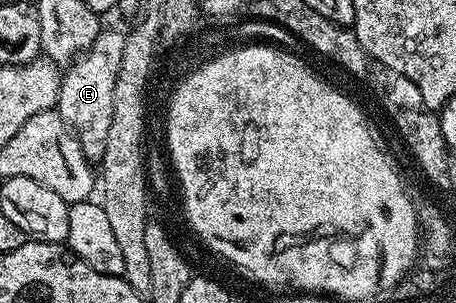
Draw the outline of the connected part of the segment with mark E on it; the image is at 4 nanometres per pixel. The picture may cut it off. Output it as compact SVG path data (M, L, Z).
M106 29L97 37L92 50L76 59L64 71L61 79L61 92L57 97L55 109L61 115L61 119L73 129L73 133L81 141L83 152L91 160L100 160L105 155L107 134L111 132L113 123L113 101L125 41L124 33Z

